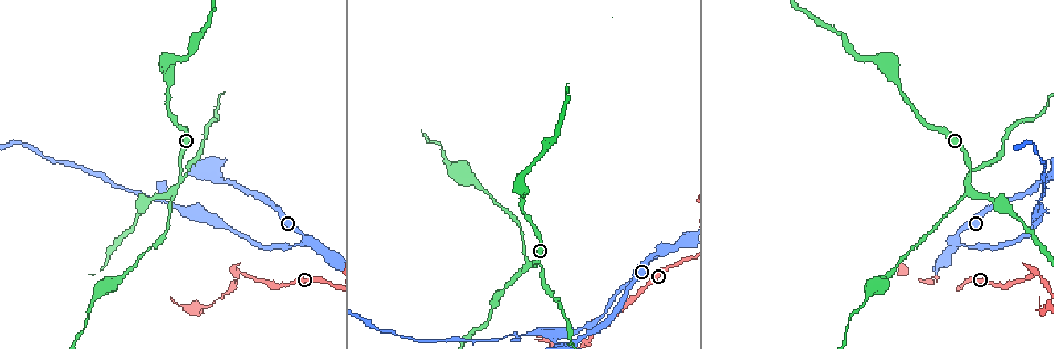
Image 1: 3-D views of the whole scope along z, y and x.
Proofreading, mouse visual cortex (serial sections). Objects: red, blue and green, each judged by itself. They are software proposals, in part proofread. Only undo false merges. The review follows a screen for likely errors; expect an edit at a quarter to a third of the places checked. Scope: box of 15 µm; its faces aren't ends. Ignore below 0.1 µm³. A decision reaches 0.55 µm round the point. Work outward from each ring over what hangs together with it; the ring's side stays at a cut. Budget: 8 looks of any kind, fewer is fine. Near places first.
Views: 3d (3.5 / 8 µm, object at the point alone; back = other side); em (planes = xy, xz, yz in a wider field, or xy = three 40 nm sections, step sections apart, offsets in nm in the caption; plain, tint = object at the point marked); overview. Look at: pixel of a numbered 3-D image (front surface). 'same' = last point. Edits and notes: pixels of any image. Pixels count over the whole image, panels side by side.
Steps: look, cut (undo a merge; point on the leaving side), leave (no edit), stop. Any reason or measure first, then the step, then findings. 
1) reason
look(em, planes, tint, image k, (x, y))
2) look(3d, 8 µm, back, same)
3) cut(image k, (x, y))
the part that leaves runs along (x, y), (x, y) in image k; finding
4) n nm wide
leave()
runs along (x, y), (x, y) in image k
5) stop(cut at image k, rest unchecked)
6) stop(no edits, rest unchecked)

arms part here
look(3d, 3.5 µm, image 1, (955, 242))

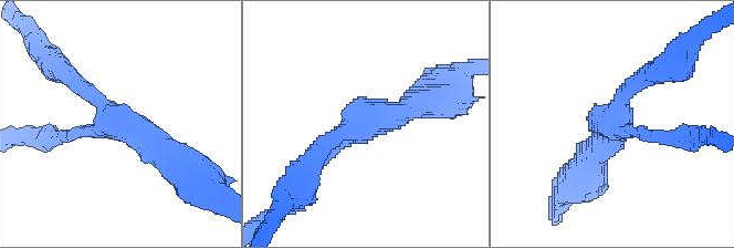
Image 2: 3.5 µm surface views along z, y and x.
shape alone is not enough
look(em, planes, tint, image 2, (357, 128))

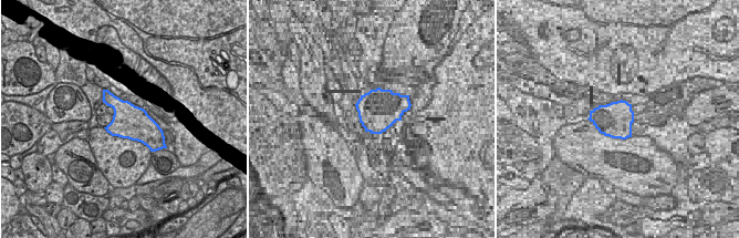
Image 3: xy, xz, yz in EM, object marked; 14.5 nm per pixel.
arms of 200, 250, 350 nm
leave()
runs along (646, 73), (617, 121), (666, 137) in image 2; all the same cell

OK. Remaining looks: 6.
abrupt turn
look(3d, 3.5 µm, image 1, (969, 176))

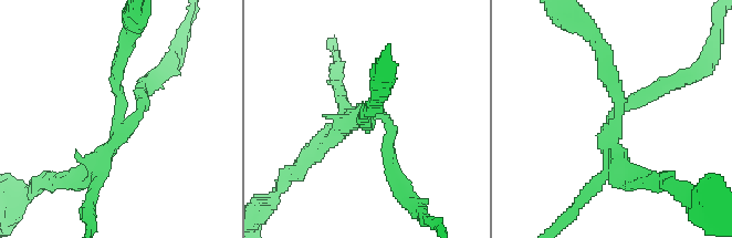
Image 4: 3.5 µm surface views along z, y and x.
3 arms; arms of 150, 200, 250 nm
look(em, xy, step 1, tint, image 4, (138, 115))

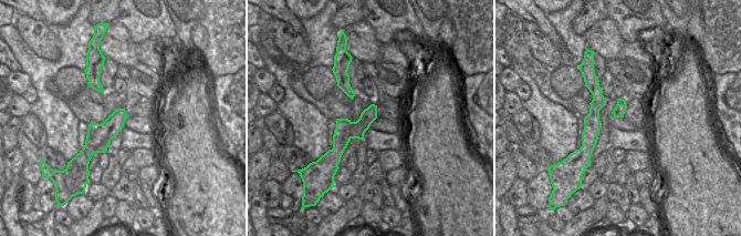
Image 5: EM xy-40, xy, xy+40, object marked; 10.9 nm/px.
cut(image 4, (93, 199))
the part that leaves runs along (118, 130), (92, 187), (89, 218) in image 4; two cells meet here

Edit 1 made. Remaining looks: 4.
sharp bend
look(em, xy, step 5, tint, image 1, (237, 273))

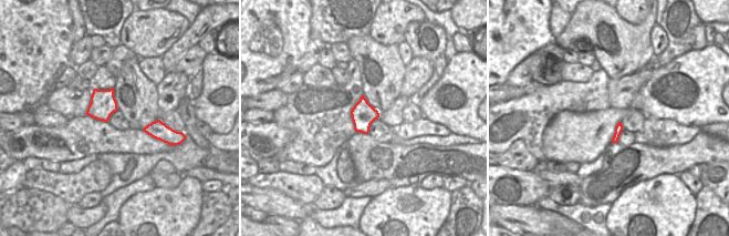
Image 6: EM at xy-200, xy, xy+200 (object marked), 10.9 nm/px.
look(3d, 3.5 µm, same)

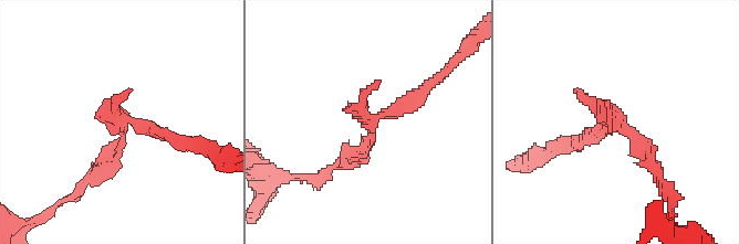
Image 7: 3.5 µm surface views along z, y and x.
cut(image 7, (115, 154))
the part that leaves runs along (124, 118), (117, 152), (73, 197) in image 7; two cells meet here

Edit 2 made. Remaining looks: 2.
stop(cut at image 4, cut at image 7, rest unchecked)

